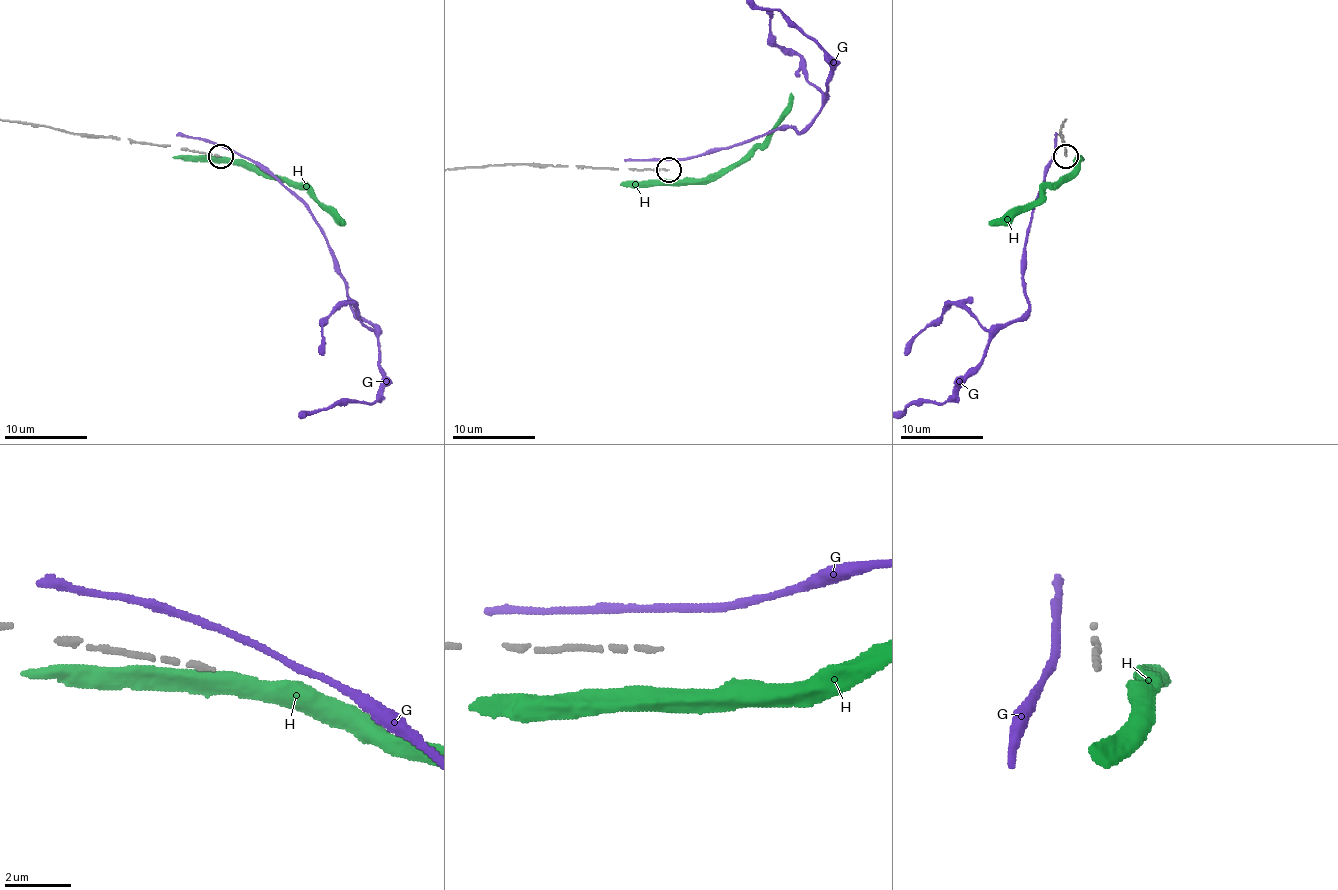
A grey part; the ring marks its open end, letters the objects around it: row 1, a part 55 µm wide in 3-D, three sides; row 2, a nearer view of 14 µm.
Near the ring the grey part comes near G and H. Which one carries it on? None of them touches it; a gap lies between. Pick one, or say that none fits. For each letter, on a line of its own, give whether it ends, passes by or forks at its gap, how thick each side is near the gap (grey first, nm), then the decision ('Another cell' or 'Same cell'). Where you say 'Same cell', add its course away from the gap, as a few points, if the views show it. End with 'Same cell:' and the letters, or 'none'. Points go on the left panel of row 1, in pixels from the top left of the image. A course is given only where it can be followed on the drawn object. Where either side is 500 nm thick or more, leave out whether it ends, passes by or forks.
G: It passes by. Thickness 170 nm (grey) against 200 nm. Another cell
H: Thickness 170 nm (grey) against 500 nm. Another cell
Same cell: none

